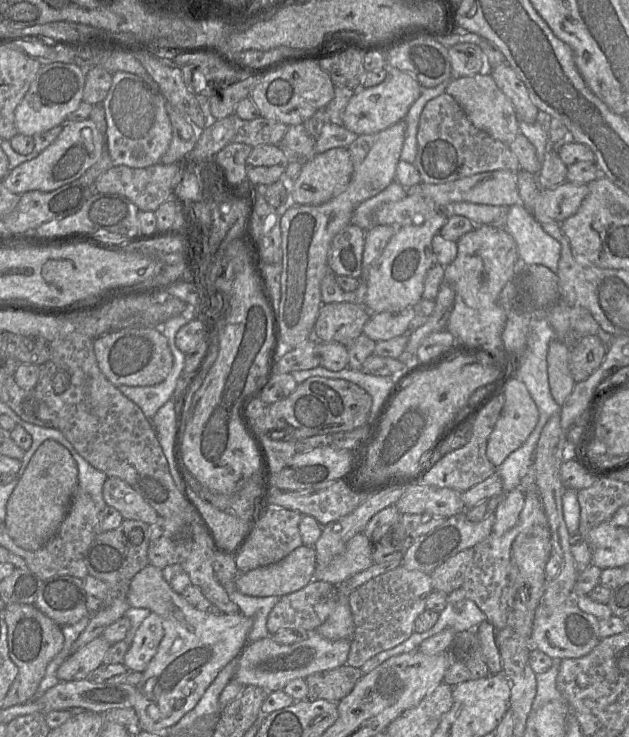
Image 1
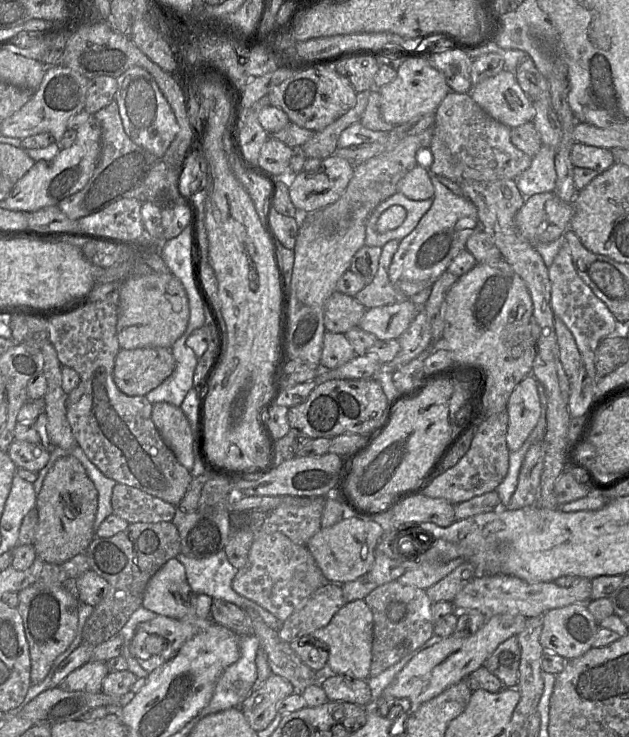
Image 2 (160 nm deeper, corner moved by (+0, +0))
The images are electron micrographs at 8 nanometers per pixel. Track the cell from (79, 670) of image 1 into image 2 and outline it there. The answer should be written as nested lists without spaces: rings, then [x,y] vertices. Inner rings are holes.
[[[91,660],[71,672],[58,687],[64,691],[98,693],[102,691],[102,683],[107,674],[105,662]]]

